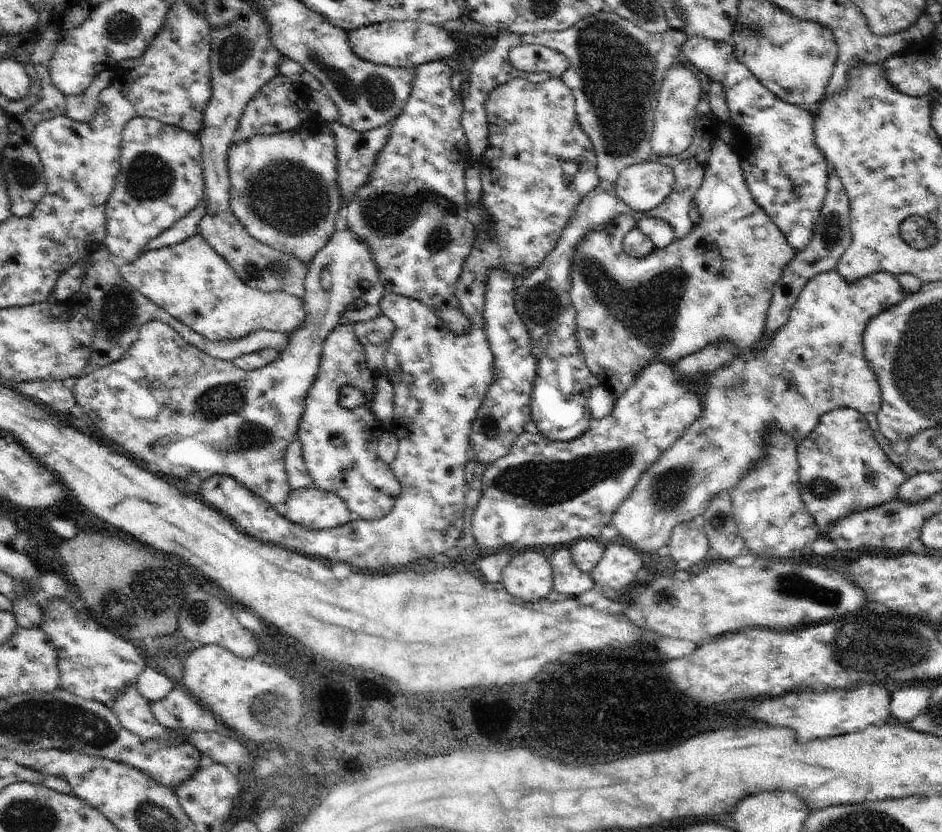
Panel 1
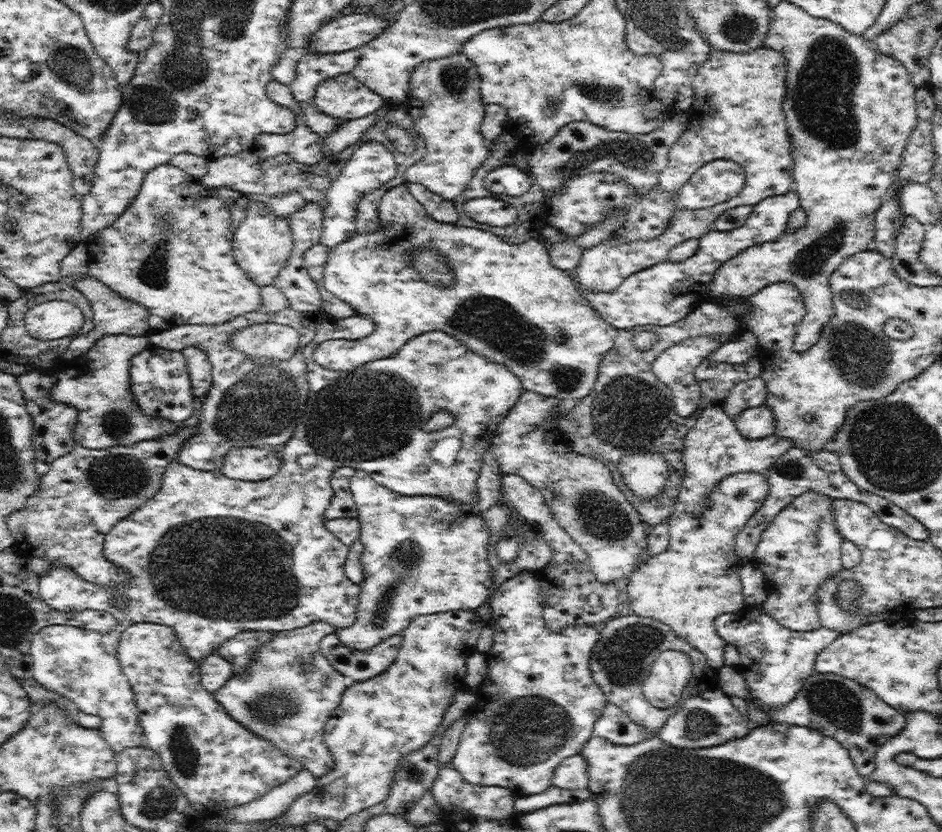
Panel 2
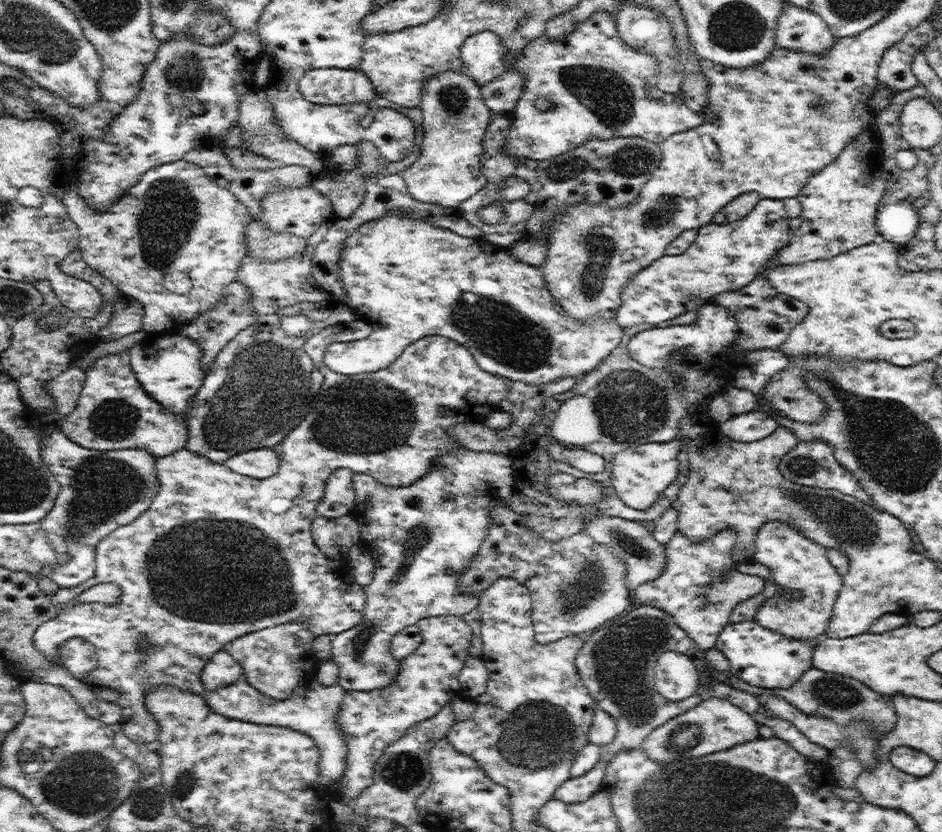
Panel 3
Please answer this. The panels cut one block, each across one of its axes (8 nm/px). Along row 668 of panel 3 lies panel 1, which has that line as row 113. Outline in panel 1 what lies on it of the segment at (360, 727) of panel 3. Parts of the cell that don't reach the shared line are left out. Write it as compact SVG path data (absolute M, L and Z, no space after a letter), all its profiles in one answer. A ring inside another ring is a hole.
M431 62L415 68L409 100L401 114L391 122L389 138L379 150L369 178L347 200L345 218L347 230L351 230L355 238L359 238L359 242L367 244L377 264L379 282L383 284L387 294L399 294L403 298L419 300L427 310L433 310L443 330L453 332L455 336L463 336L471 330L471 322L461 312L455 290L463 264L471 254L477 230L467 220L471 206L467 202L465 170L471 164L471 152L461 128L463 100L457 92L453 92L451 86L453 74L455 72L443 62Z

